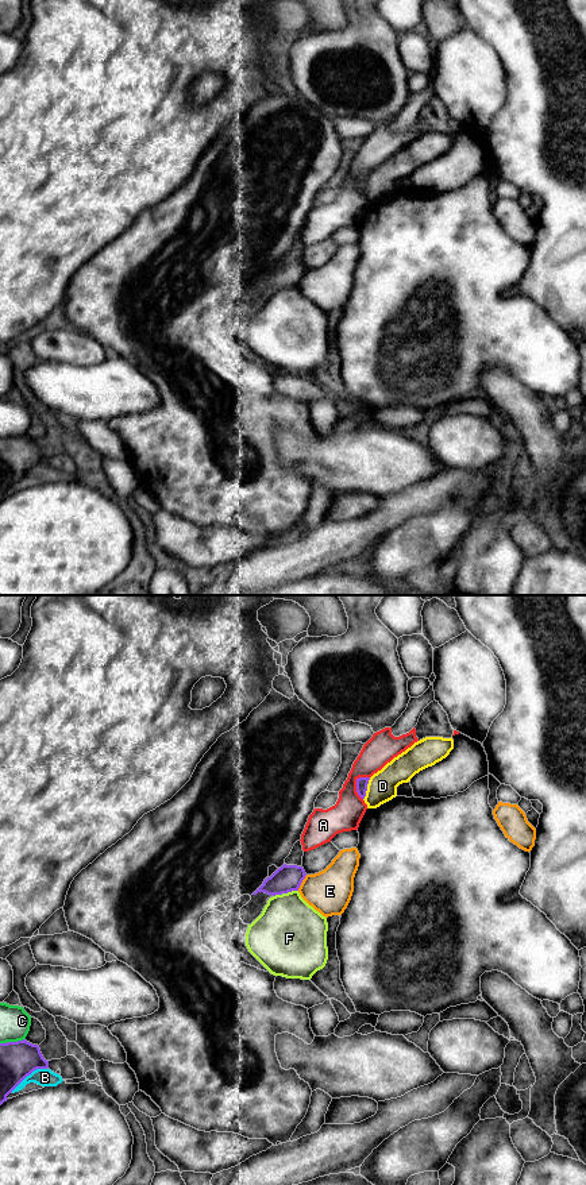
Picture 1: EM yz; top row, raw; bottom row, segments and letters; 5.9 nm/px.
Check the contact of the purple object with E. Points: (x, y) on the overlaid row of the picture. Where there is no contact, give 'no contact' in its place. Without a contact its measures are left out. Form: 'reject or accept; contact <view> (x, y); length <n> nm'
reject; contact yz (301, 882); length 110 nm

